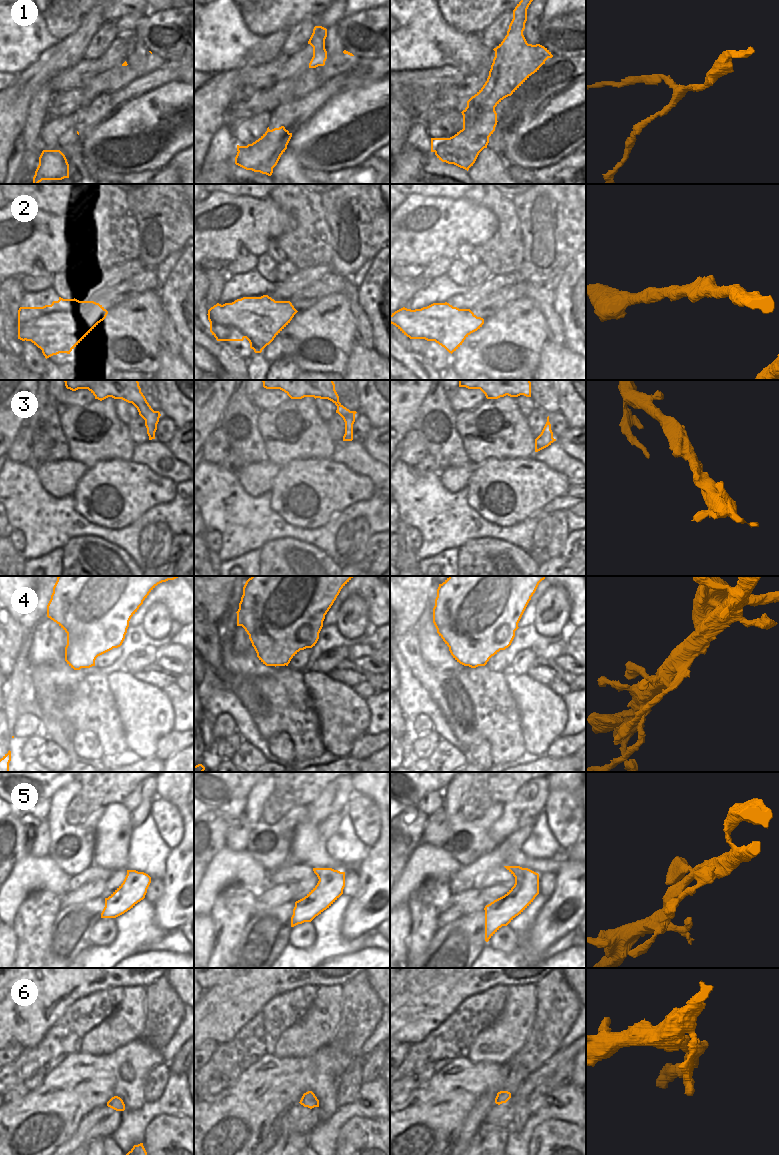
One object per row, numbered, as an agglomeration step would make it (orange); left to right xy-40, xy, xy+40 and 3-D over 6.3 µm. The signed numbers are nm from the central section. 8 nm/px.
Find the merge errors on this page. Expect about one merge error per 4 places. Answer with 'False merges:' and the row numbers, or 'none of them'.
False merges: 1, 4

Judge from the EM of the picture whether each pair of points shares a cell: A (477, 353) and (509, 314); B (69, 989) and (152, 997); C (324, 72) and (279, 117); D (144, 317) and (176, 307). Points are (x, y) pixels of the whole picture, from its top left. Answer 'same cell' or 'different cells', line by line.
A: same cell
B: different cells
C: different cells
D: different cells

